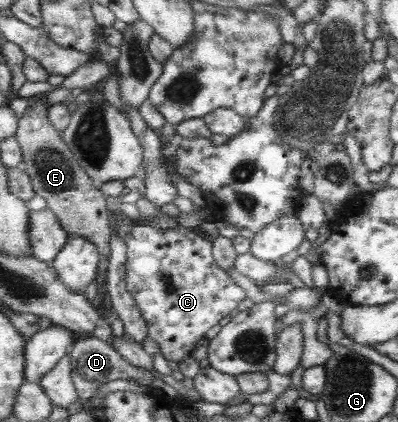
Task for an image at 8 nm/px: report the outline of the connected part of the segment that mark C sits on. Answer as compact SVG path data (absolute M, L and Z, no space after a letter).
M136 224L126 236L128 242L128 289L136 299L144 318L150 324L150 337L160 346L168 360L179 364L192 356L198 349L198 343L233 317L234 312L248 295L240 287L232 275L228 275L214 259L214 243L198 235L193 228L178 226L176 228L152 227L152 225Z

